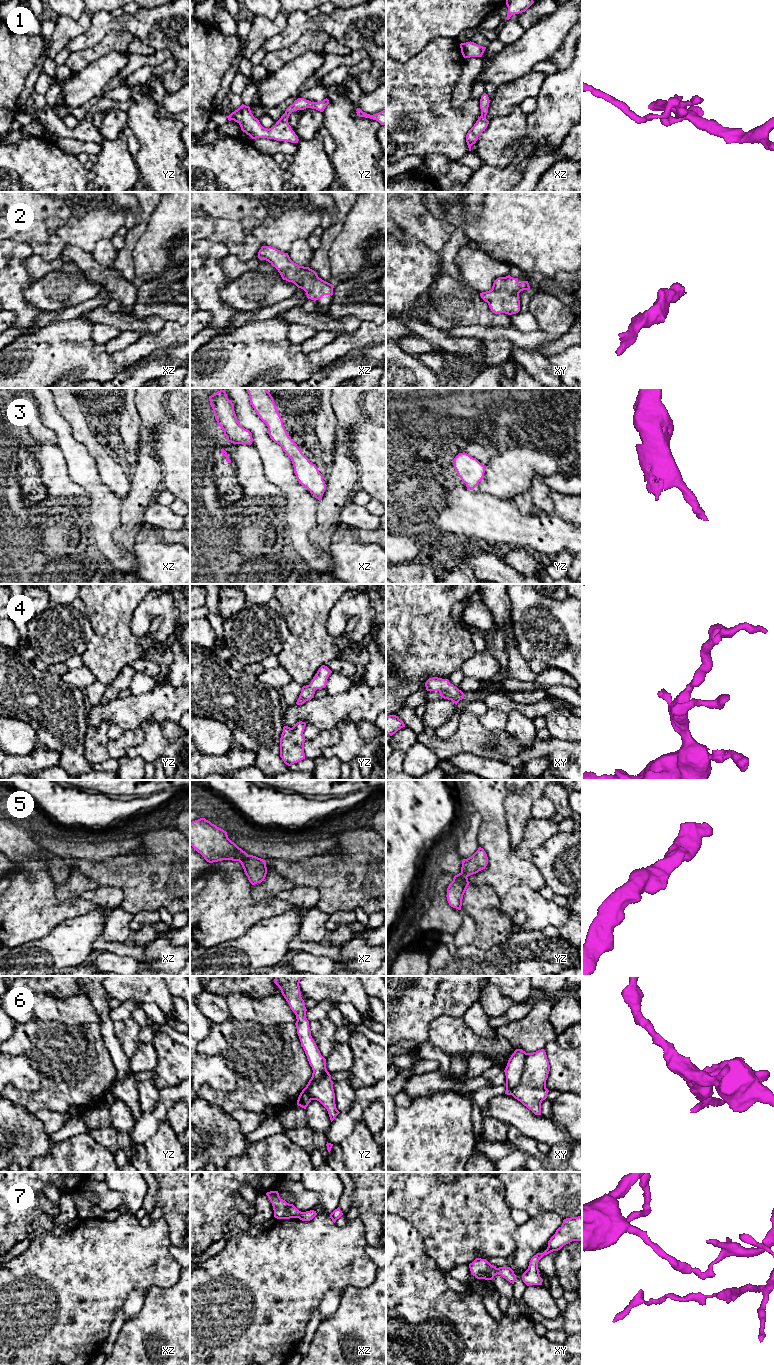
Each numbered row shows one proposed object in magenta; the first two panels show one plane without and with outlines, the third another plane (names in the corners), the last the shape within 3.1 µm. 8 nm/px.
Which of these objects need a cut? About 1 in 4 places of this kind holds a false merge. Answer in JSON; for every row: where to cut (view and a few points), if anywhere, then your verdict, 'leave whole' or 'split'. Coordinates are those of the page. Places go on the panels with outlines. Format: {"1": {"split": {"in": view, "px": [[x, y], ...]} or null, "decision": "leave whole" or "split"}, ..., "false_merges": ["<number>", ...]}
{"1": {"split": null, "decision": "leave whole"}, "2": {"split": null, "decision": "leave whole"}, "3": {"split": null, "decision": "leave whole"}, "4": {"split": null, "decision": "leave whole"}, "5": {"split": null, "decision": "leave whole"}, "6": {"split": {"in": "xy", "px": [[527, 1053], [524, 1059], [521, 1078], [511, 1094]]}, "decision": "split"}, "7": {"split": {"in": "xz", "px": [[302, 1212], [298, 1217]]}, "decision": "split"}, "false_merges": ["6", "7"]}

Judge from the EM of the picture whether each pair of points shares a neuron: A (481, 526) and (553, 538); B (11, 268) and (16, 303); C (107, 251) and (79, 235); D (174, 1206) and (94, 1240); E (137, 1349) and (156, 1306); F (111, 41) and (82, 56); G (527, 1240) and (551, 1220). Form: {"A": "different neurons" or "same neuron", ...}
{"A": "same neuron", "B": "same neuron", "C": "different neurons", "D": "different neurons", "E": "same neuron", "F": "same neuron", "G": "same neuron"}

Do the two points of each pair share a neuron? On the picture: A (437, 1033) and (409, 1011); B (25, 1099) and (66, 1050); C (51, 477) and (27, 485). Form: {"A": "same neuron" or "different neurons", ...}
{"A": "different neurons", "B": "same neuron", "C": "different neurons"}

